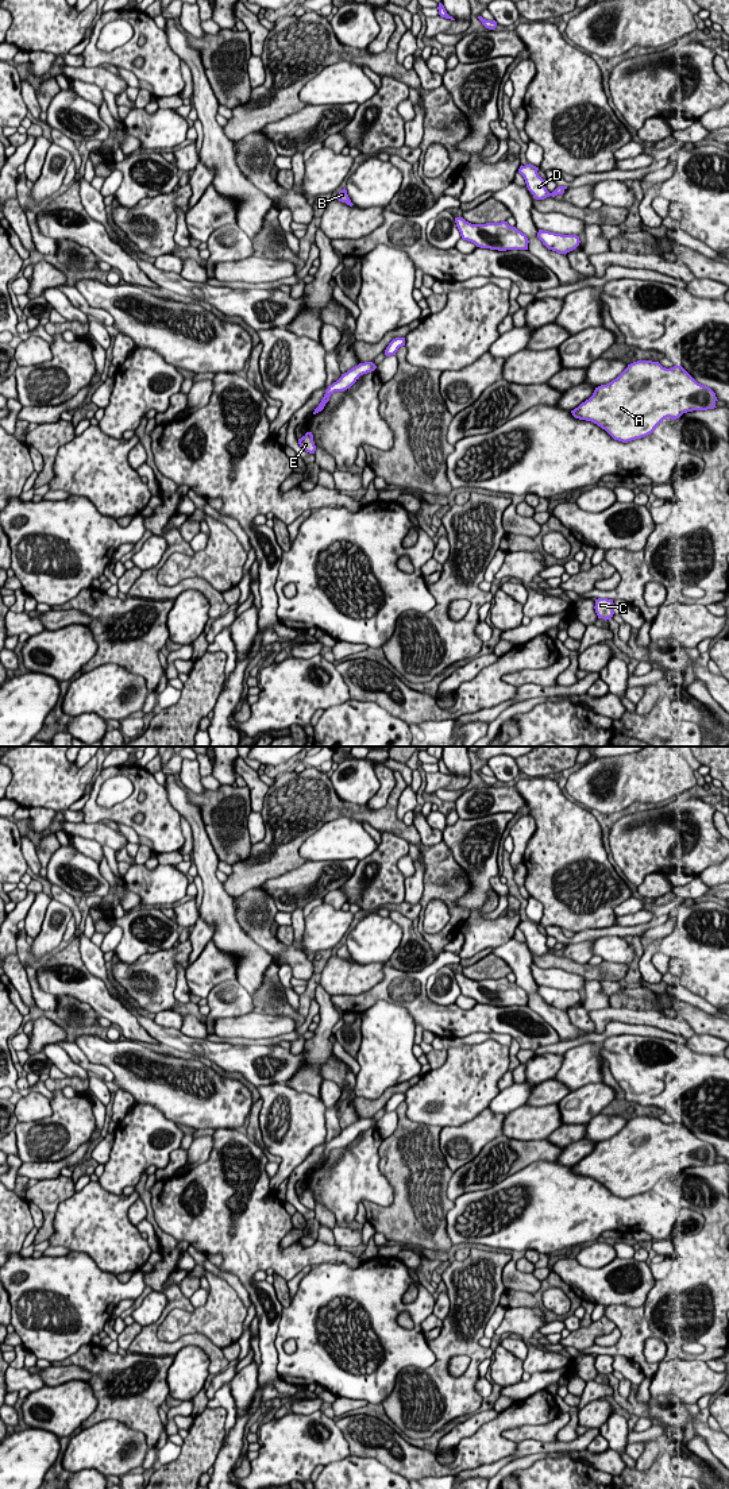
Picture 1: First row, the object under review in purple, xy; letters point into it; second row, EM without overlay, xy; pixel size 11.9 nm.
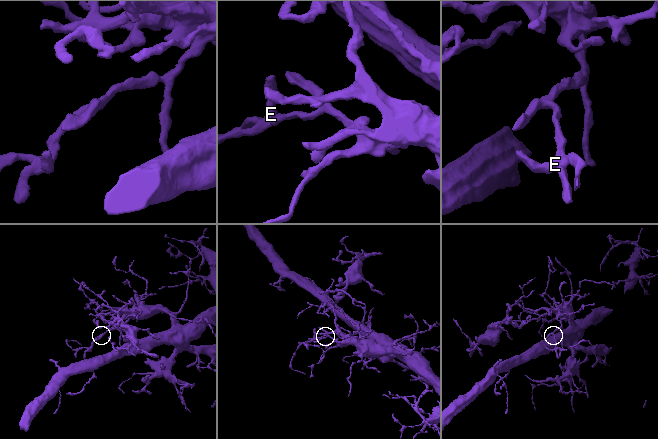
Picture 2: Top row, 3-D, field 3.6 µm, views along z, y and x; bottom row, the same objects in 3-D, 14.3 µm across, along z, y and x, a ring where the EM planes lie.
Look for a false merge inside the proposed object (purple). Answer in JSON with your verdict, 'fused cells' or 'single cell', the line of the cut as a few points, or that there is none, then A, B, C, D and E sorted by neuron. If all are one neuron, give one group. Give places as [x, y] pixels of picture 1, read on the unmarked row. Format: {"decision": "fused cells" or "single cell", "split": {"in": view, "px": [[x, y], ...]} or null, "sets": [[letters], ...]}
{"decision": "single cell", "split": null, "sets": [["A", "B", "C", "D", "E"]]}

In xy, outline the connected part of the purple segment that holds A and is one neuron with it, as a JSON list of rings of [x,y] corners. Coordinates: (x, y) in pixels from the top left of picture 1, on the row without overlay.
[[[637,1116],[612,1138],[595,1143],[593,1152],[571,1169],[597,1180],[614,1196],[628,1199],[651,1191],[667,1173],[676,1176],[687,1168],[714,1165],[717,1157],[716,1149],[698,1139],[682,1122],[666,1125],[659,1118]]]

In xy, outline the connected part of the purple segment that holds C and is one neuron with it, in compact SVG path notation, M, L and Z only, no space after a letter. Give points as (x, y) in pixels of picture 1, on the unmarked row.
M598 1354L595 1355L595 1369L598 1372L598 1374L603 1374L606 1376L612 1376L614 1368L613 1368L613 1355L608 1355L608 1354Z

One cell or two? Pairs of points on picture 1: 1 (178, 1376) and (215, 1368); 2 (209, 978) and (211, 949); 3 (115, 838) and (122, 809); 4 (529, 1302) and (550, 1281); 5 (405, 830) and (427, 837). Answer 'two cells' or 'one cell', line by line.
1: two cells
2: one cell
3: two cells
4: one cell
5: two cells

